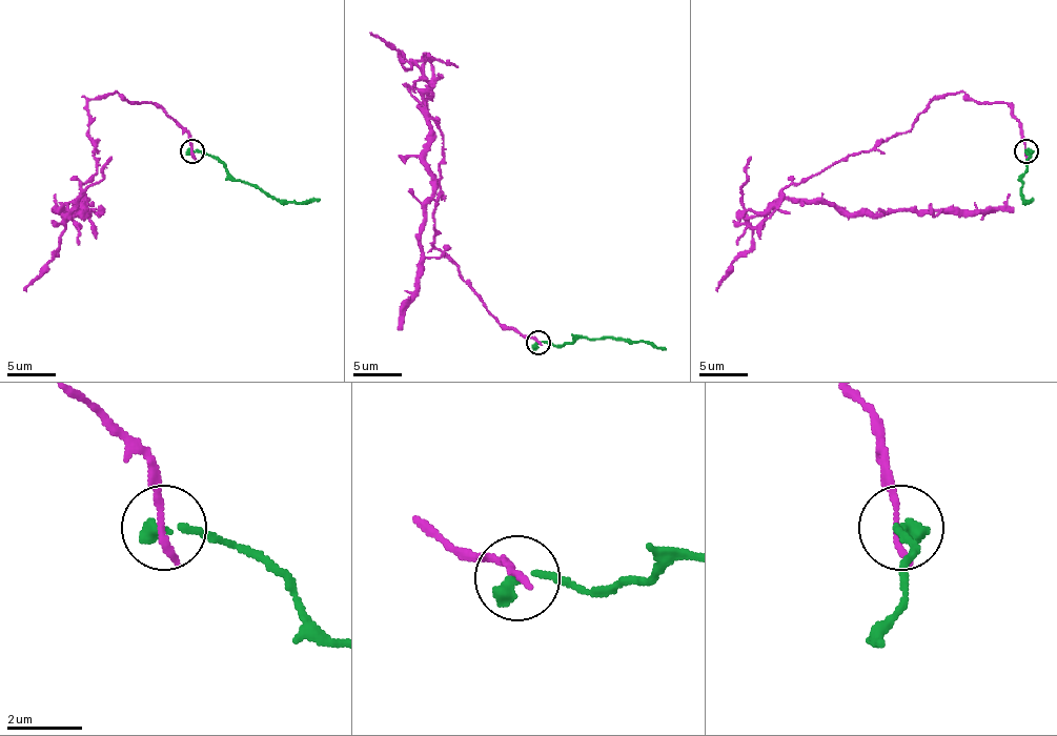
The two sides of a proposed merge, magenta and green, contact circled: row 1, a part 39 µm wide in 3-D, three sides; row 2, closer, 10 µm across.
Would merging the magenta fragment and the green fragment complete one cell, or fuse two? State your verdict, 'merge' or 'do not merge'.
do not merge

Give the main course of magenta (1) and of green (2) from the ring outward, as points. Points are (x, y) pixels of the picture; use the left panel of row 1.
1: (192, 151), (151, 103), (92, 99), (86, 213), (56, 195)
2: (192, 151), (215, 156), (236, 180), (258, 185), (271, 197), (303, 202), (320, 200)

